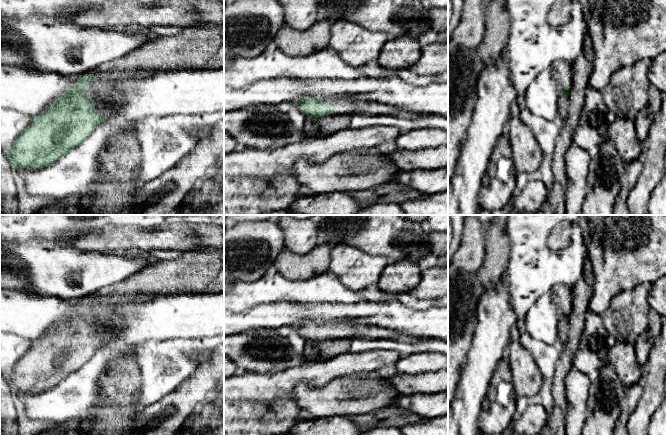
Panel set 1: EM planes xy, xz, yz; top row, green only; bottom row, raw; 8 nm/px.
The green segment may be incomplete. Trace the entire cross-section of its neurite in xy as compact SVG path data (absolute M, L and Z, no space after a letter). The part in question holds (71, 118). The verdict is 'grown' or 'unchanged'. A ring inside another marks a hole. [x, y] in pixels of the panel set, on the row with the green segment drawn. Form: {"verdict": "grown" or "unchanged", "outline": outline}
{"verdict": "unchanged", "outline": "M93 72L78 77L76 85L61 94L44 114L31 118L30 124L6 150L14 170L35 170L54 164L60 157L84 143L98 125L107 121L106 117L96 112L94 102L85 93L86 85L92 78L95 78Z"}

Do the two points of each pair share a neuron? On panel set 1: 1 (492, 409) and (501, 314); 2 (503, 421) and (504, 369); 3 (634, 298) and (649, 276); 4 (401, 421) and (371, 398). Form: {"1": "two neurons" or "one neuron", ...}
{"1": "two neurons", "2": "one neuron", "3": "two neurons", "4": "two neurons"}

